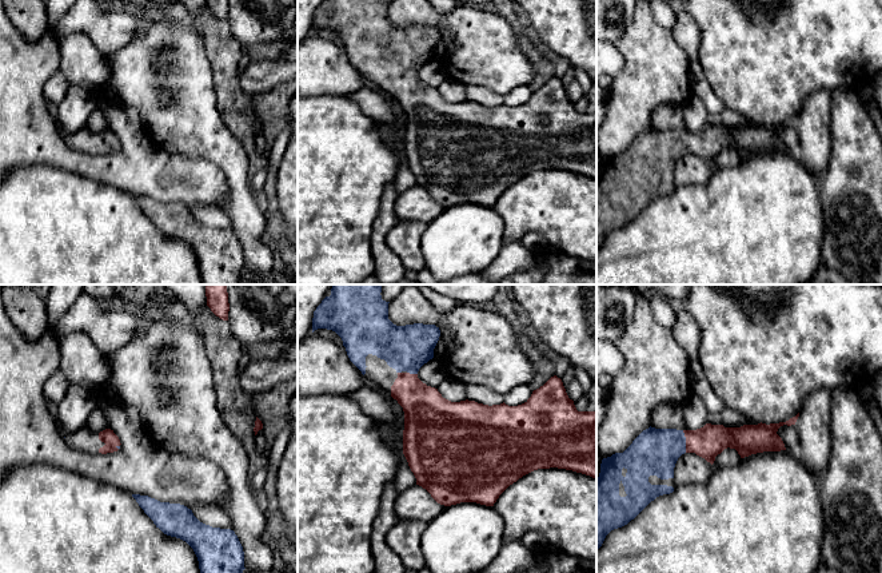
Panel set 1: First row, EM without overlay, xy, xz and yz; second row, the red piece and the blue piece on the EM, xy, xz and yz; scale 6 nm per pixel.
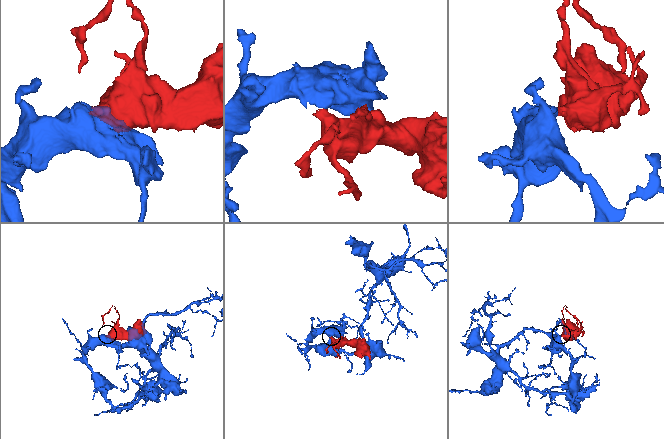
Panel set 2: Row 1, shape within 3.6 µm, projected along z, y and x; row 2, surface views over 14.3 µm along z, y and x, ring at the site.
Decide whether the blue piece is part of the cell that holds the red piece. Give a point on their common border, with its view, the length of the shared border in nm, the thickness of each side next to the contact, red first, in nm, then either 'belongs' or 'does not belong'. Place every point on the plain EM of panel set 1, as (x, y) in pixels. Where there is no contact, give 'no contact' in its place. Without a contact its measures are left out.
yz (686, 142) | 140 nm | 190/280 nm | belongs

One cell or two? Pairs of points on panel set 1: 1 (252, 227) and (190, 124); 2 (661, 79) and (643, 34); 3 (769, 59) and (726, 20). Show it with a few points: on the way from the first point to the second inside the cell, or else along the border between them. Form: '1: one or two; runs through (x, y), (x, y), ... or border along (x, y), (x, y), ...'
1: one; runs through (240, 202), (236, 171), (215, 150)
2: one; runs through (655, 68), (646, 44)
3: one; runs through (758, 48), (737, 27)

